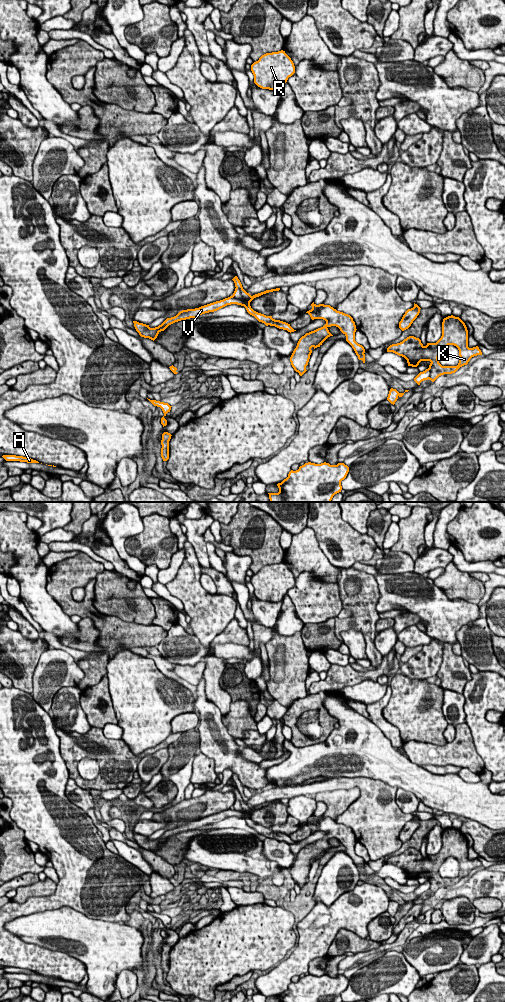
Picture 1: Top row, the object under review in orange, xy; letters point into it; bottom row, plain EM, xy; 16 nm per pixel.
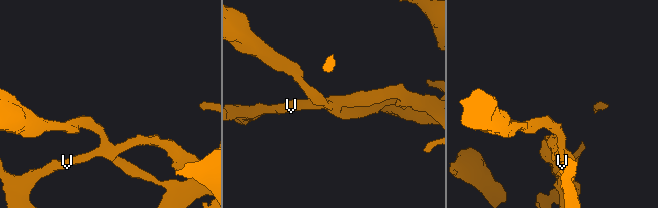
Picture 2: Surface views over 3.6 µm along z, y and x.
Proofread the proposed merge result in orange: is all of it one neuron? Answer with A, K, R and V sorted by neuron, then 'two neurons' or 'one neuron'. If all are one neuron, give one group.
A K V / R; two neurons

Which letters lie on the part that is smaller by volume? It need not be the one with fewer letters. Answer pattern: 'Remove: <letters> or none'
Remove: A, K, V

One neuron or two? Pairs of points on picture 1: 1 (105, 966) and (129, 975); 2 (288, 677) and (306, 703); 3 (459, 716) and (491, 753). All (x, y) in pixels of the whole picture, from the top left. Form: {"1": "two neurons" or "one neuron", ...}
{"1": "two neurons", "2": "two neurons", "3": "two neurons"}

